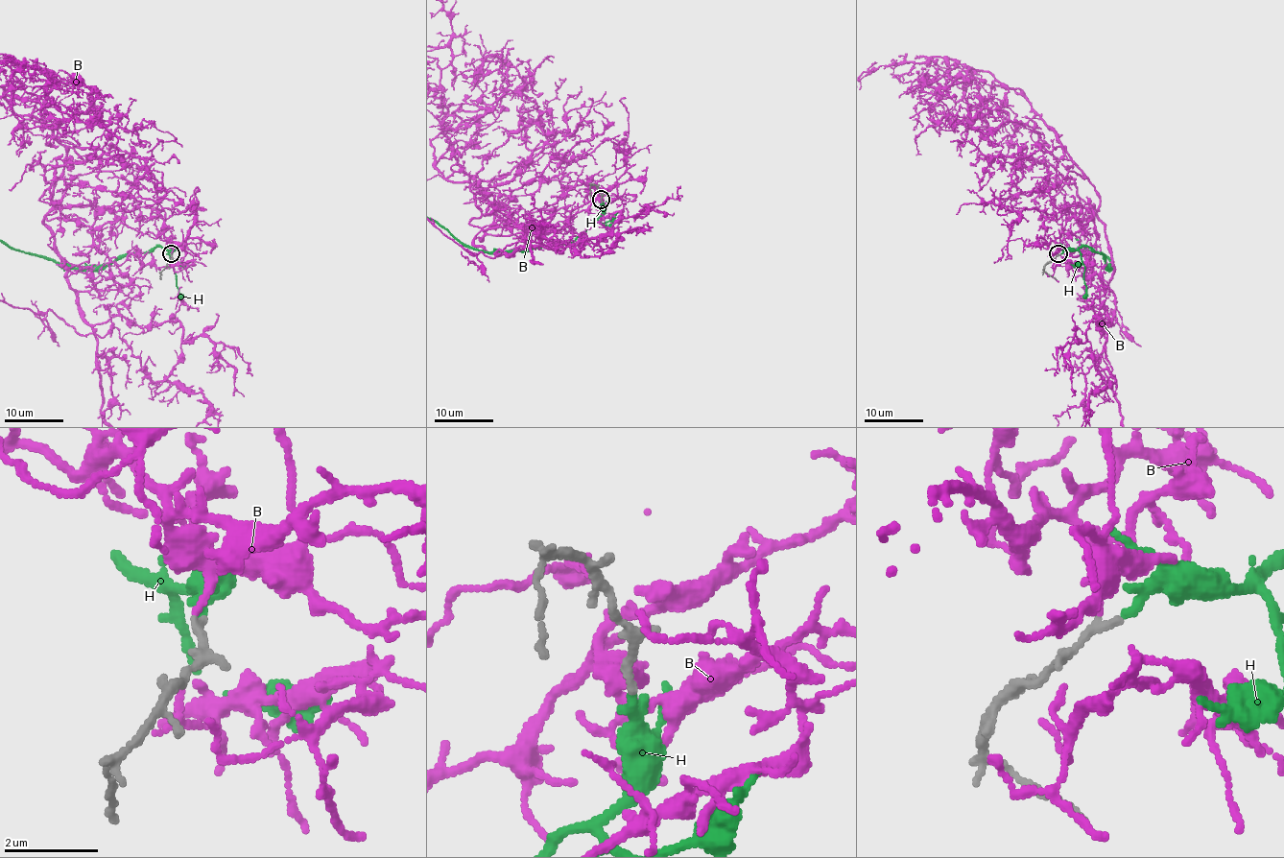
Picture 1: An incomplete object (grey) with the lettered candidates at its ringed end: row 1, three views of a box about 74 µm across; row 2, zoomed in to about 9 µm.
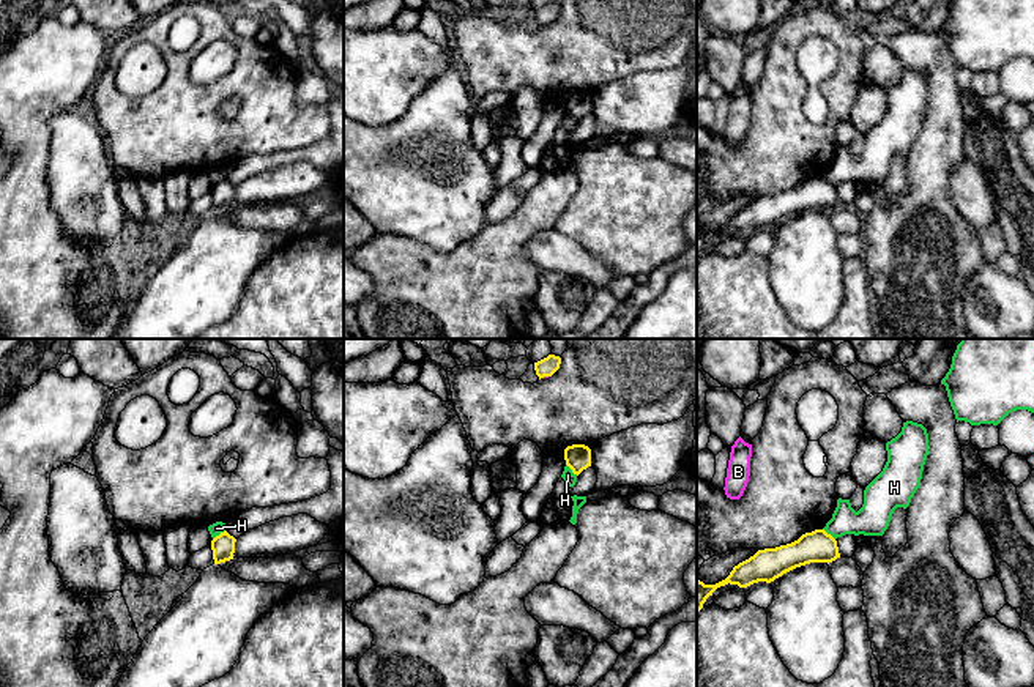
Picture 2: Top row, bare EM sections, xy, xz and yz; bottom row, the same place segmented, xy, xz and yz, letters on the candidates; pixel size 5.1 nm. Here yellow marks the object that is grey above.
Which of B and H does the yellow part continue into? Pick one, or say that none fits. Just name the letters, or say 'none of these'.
B

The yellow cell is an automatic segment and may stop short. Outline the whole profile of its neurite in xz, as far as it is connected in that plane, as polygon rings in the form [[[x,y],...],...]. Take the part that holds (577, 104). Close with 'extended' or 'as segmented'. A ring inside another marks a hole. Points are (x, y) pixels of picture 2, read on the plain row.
[[[572,91],[564,96],[566,112],[574,121],[580,121],[583,117],[591,113],[591,96],[585,91]]]; as segmented

